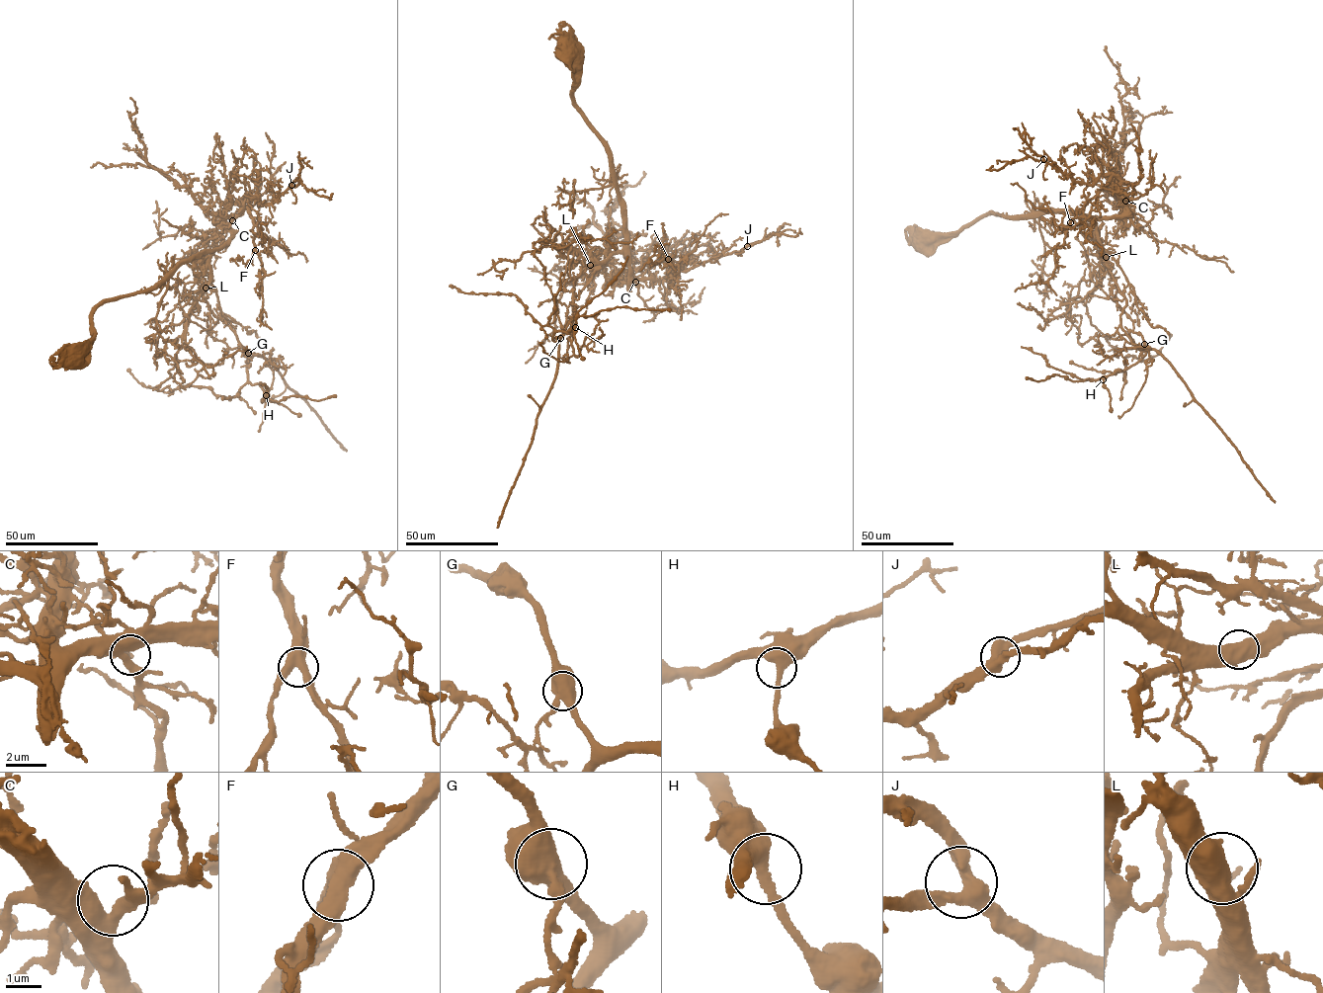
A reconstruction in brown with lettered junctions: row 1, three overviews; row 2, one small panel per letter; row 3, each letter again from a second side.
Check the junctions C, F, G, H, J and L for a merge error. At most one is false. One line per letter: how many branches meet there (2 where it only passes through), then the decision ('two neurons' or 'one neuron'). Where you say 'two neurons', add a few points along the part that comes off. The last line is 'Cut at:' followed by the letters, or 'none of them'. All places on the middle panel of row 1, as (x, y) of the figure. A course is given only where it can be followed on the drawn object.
C: branches 3; one neuron
F: branches 3; one neuron
G: branches 3; two neurons; course (560, 338), (557, 370), (497, 527)
H: branches 3; one neuron
J: branches 3; one neuron
L: branches 3; one neuron
Cut at: G

